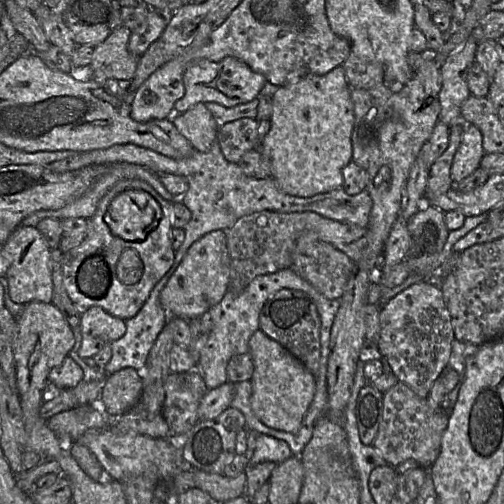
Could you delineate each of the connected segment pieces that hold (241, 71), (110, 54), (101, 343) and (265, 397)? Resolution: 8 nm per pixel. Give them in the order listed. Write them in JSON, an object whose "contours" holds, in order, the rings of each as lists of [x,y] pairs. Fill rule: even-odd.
{"contours":[[[[227,56],[219,62],[199,59],[192,62],[184,72],[184,96],[174,104],[175,113],[184,113],[198,103],[216,102],[225,107],[245,104],[257,98],[267,83],[266,78],[253,71],[245,62]]],[[[121,26],[116,28],[101,44],[94,48],[89,68],[96,81],[132,80],[138,58],[128,51],[131,30]]],[[[93,306],[81,315],[82,344],[78,354],[82,359],[94,357],[107,343],[120,339],[125,332],[123,319]]],[[[261,329],[249,340],[249,352],[254,363],[251,407],[255,416],[266,426],[288,433],[297,433],[314,399],[316,383],[314,375],[280,343]]]]}

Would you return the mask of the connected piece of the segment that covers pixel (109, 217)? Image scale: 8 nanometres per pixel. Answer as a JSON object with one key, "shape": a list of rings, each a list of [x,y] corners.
{"shape":[[[140,189],[124,190],[115,196],[104,215],[110,231],[126,242],[145,240],[161,218],[160,204]]]}

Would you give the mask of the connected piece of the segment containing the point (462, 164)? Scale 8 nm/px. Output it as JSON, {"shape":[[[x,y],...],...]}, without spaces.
{"shape":[[[467,124],[451,164],[450,175],[454,184],[461,182],[480,167],[485,154],[482,143],[482,133],[479,128]]]}

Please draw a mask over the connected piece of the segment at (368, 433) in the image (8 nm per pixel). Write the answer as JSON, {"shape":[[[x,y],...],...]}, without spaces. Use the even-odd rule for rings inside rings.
{"shape":[[[370,383],[360,390],[355,407],[359,437],[364,445],[372,445],[383,414],[384,394]]]}

